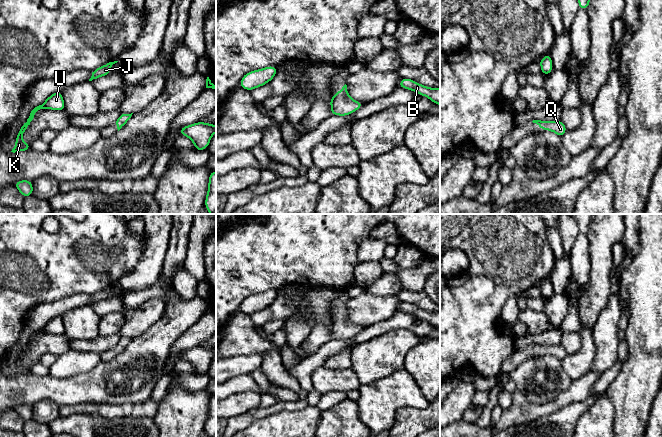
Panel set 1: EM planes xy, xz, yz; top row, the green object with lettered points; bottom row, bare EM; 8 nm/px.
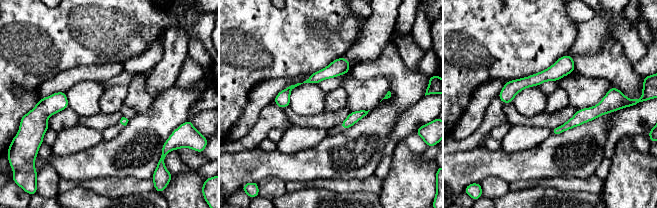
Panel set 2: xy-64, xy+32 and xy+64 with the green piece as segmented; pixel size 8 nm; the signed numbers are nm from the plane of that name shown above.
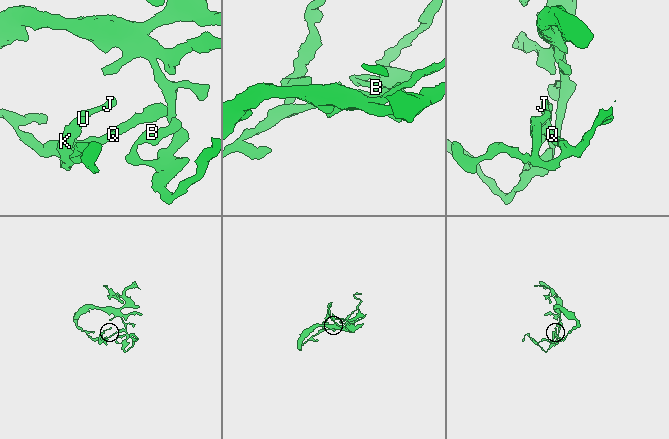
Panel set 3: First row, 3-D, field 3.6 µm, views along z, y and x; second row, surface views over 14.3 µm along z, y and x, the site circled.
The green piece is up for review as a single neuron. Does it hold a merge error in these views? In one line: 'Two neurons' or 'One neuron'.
One neuron

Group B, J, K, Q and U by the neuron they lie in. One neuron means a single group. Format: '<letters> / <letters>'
B J K Q U

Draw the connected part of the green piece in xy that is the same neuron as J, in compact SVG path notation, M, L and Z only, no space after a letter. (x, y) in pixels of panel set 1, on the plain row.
M114 285L114 286L109 286L101 291L98 291L96 292L95 294L93 294L92 296L92 300L91 302L89 303L89 305L92 305L93 303L97 303L99 301L102 301L102 300L106 300L106 299L109 299L109 295L110 295L110 292L112 291L113 288L117 287L118 285Z

